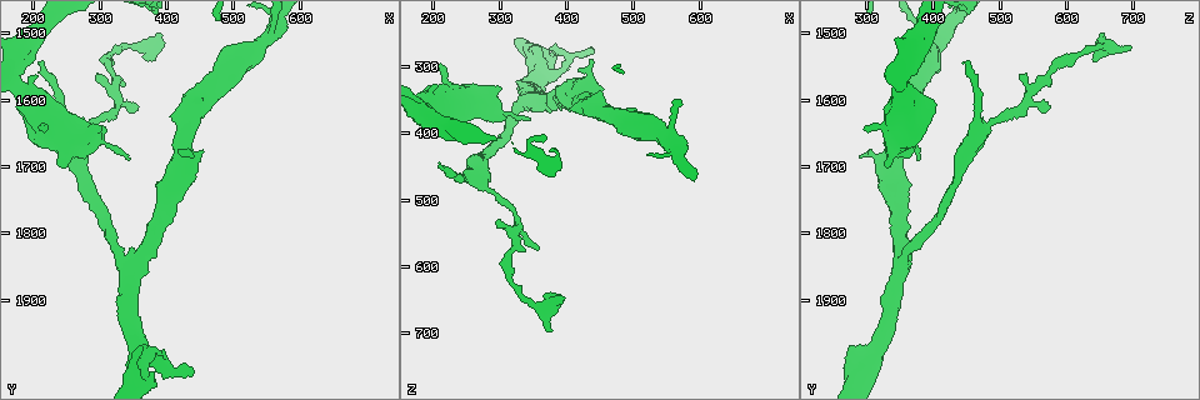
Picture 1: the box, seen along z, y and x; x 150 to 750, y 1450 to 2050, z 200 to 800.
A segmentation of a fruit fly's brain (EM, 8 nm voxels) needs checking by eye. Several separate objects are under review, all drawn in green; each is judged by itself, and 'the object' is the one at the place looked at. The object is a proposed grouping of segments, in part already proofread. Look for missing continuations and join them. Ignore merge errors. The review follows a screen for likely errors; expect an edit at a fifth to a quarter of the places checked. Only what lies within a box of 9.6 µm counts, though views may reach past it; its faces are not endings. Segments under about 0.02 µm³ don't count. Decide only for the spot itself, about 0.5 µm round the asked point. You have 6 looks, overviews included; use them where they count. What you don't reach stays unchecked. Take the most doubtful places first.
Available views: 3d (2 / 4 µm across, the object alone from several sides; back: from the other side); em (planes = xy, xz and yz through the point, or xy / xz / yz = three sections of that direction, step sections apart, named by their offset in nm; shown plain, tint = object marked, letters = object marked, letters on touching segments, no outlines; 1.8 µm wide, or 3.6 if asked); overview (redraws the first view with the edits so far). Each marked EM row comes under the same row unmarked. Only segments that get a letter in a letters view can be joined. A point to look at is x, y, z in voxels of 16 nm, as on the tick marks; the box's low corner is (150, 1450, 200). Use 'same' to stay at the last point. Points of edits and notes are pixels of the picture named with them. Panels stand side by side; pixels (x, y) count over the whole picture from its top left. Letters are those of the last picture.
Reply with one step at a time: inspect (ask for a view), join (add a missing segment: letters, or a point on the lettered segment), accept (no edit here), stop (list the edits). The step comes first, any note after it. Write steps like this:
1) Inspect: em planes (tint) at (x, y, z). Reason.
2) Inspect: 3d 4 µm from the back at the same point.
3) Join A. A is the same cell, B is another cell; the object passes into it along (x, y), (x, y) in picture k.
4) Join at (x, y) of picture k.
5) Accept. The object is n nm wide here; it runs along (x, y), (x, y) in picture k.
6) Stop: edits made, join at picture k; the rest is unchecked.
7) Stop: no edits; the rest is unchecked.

Inspect: em planes (letters) at (215, 1640, 290).

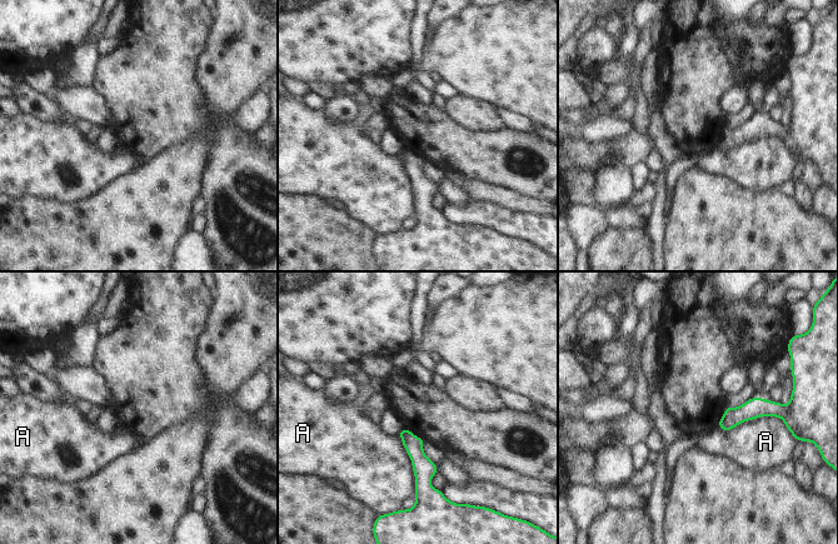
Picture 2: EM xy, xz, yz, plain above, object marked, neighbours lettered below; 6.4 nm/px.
Accept. The longest contact is with A, 440 nm; A is another cell; no lettered segment goes on from it.

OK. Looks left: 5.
Inspect: 3d 4 µm at (210, 1545, 450). Free end.

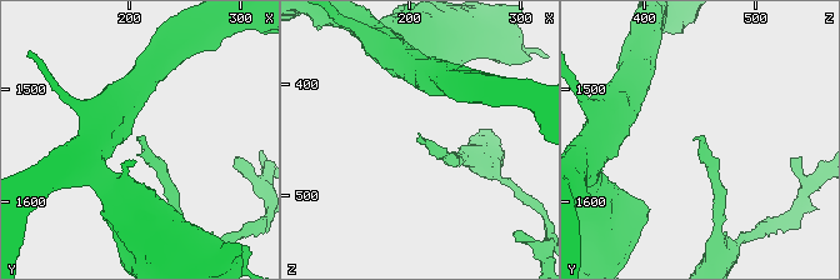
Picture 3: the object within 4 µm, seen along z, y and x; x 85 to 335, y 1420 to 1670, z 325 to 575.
Inspect: em yz step 4 (letters) at (210, 1546, 448). Shape alone is not enough.

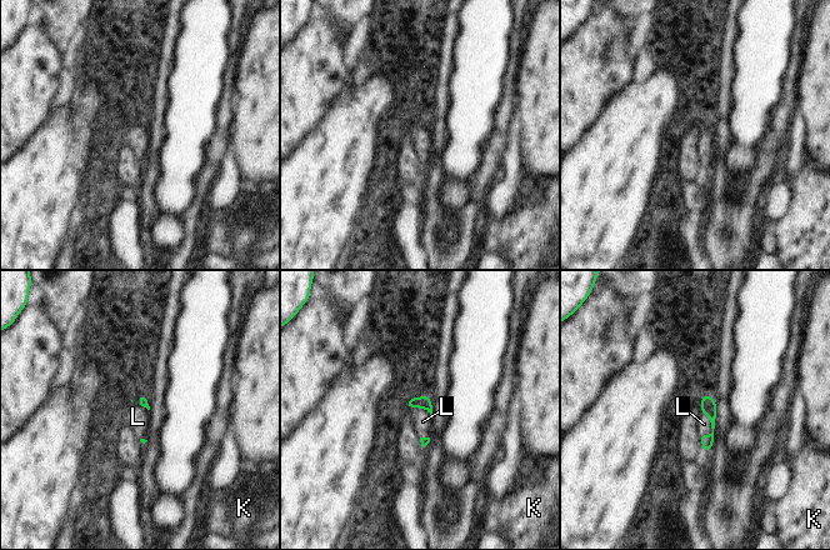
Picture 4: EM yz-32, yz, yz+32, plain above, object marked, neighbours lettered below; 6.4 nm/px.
Join L. L is the same cell, K is another cell; the neuron continues.

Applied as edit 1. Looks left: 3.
Stop: edits made, join at picture 4; the rest is unchecked.

